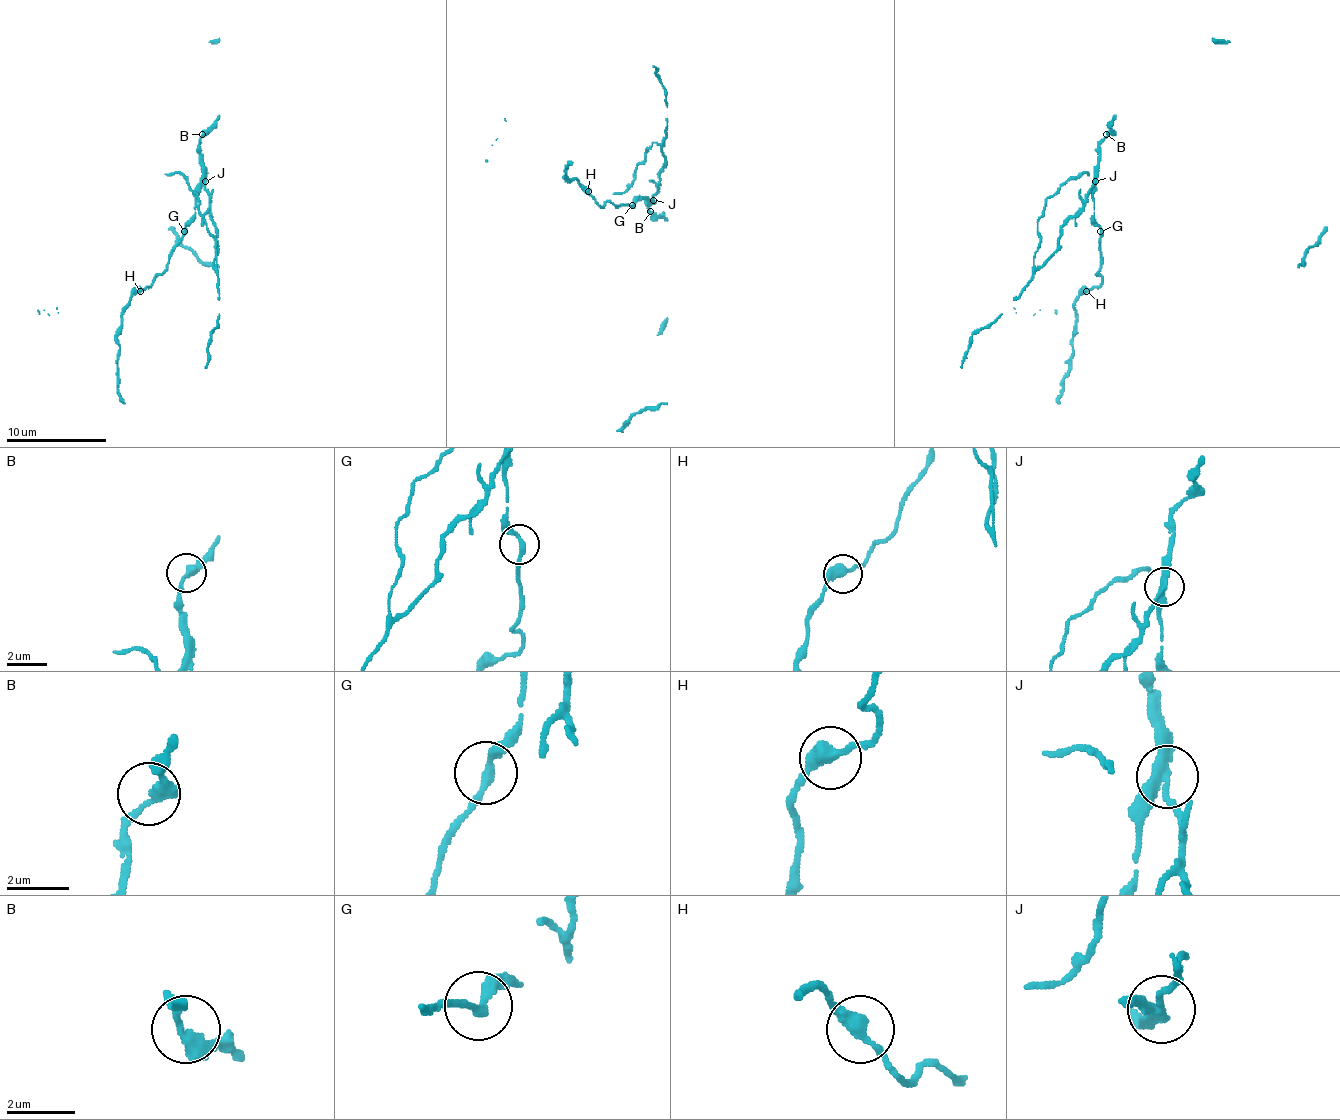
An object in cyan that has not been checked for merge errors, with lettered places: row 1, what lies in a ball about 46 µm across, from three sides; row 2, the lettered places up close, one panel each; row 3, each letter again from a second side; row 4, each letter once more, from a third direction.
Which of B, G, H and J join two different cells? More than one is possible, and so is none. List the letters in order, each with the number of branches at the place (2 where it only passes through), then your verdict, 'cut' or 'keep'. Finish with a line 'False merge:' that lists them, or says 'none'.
B: 2 branches meet; keep
G: 2 branches meet; keep
H: 2 branches meet; keep
J: 3 branches meet; cut
False merge: J

